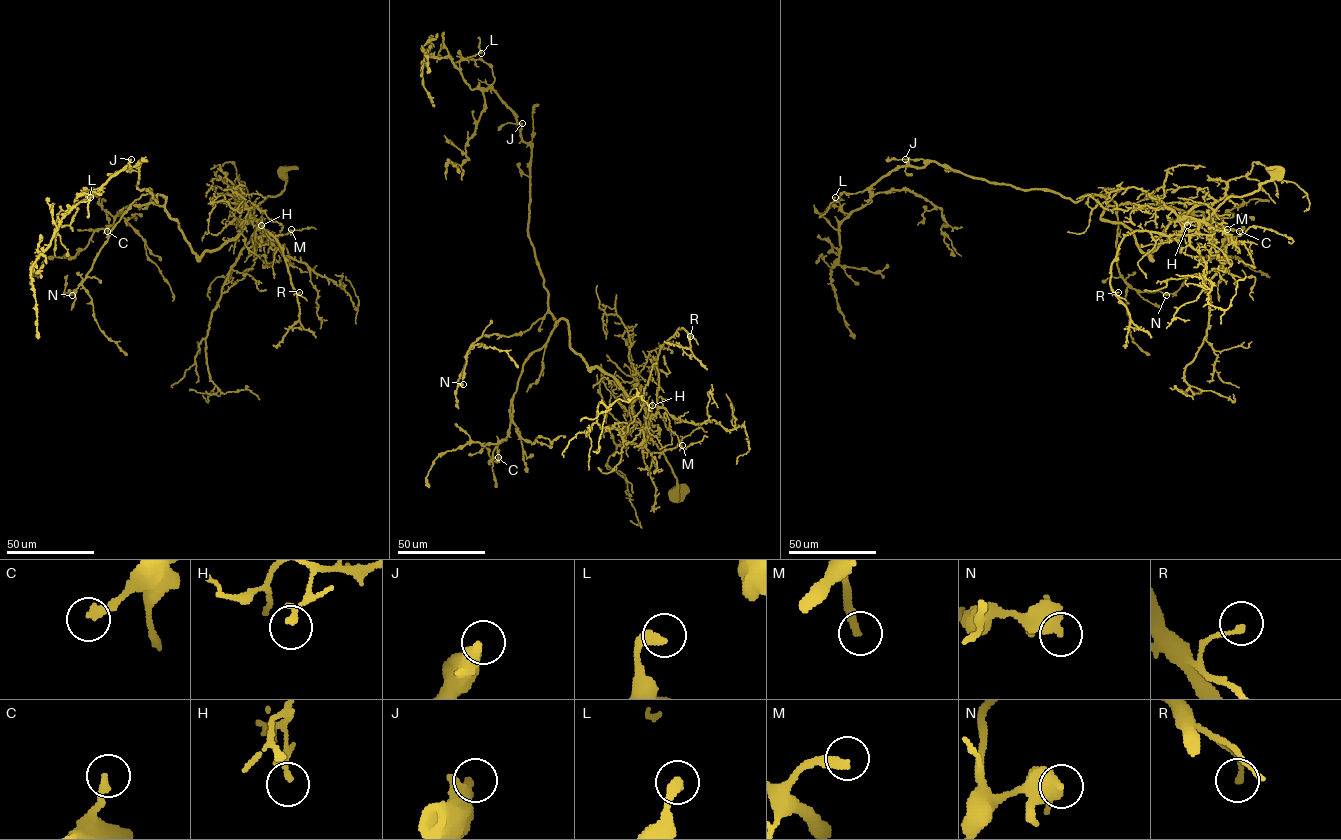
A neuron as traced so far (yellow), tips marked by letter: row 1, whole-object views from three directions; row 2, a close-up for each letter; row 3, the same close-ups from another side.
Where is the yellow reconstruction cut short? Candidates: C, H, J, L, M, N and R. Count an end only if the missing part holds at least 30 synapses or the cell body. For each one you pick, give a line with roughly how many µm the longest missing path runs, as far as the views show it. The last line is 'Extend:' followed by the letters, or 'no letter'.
M: missing 35 µm
Extend: M

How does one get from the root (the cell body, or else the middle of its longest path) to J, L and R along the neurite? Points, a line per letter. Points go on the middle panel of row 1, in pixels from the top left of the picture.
J: (672, 494), (677, 479), (624, 390), (588, 367), (548, 309), (528, 233), (522, 123)
L: (672, 494), (624, 390), (548, 309), (531, 146), (459, 67), (481, 53)
R: (672, 494), (677, 479), (632, 403), (656, 413), (659, 351), (679, 329), (690, 336)

